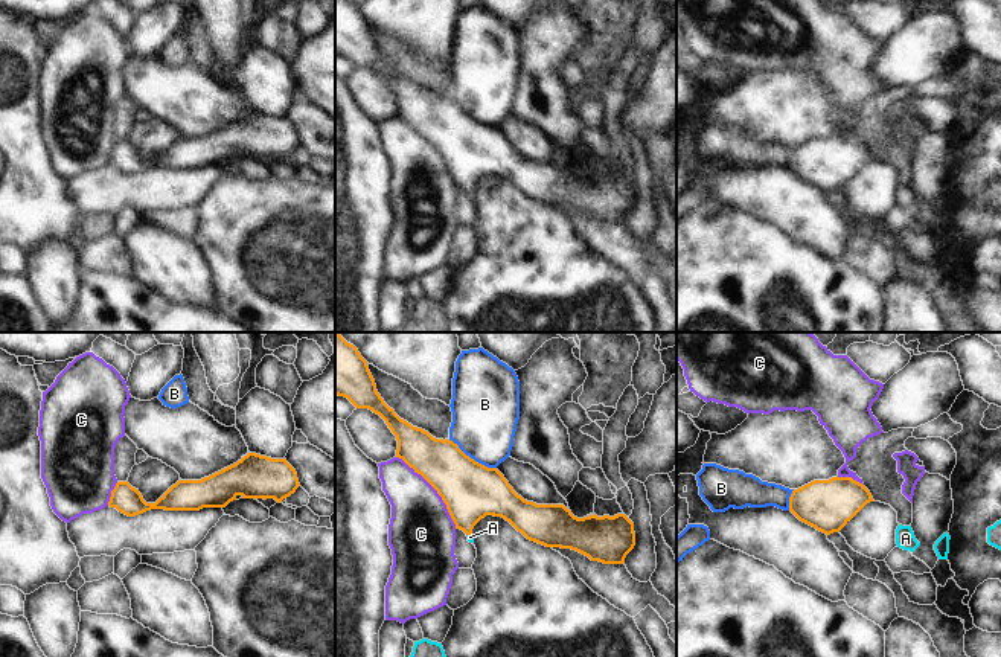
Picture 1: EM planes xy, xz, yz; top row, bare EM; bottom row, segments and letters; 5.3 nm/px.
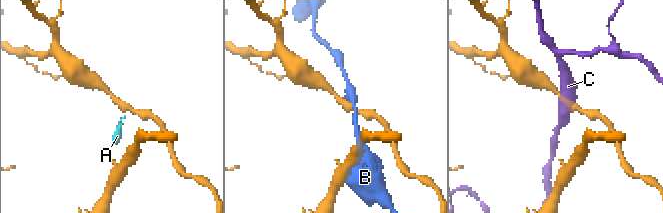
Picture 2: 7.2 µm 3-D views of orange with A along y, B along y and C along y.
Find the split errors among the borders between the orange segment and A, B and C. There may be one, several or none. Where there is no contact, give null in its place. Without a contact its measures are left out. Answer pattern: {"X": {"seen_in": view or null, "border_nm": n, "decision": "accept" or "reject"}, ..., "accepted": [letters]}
{"A": {"seen_in": "xz", "border_nm": 40, "decision": "accept"}, "B": {"seen_in": "xz", "border_nm": 300, "decision": "reject"}, "C": {"seen_in": "xz", "border_nm": 500, "decision": "reject"}, "accepted": ["A"]}

